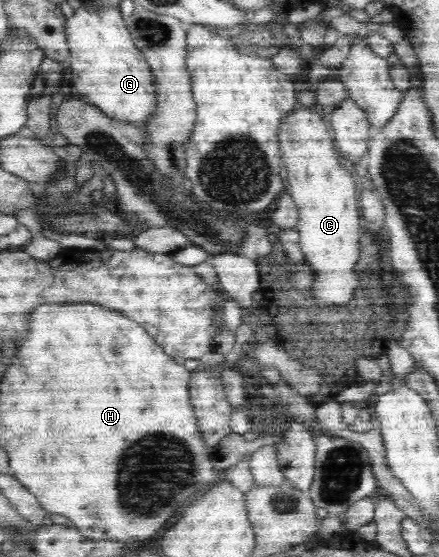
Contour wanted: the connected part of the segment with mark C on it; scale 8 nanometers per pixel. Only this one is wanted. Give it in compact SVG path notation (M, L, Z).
M318 108L295 109L291 116L285 120L279 141L283 148L283 159L287 167L286 194L295 201L298 216L299 248L305 262L313 270L313 284L311 284L311 295L321 305L335 304L343 306L355 298L357 288L361 288L362 280L357 271L357 261L360 257L360 243L363 229L359 220L359 206L355 196L355 177L338 162L339 151L335 149L334 136L328 123L318 115Z

